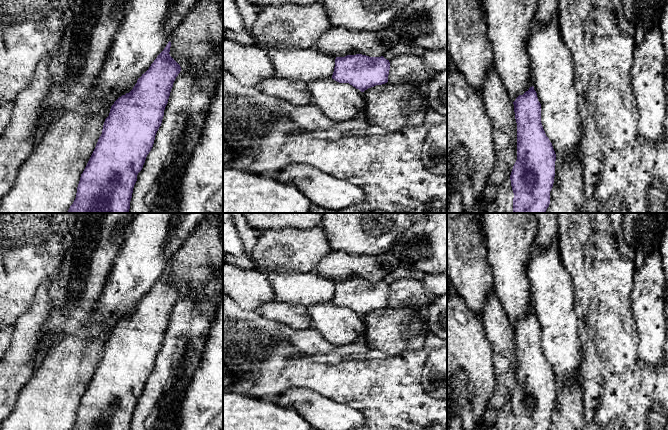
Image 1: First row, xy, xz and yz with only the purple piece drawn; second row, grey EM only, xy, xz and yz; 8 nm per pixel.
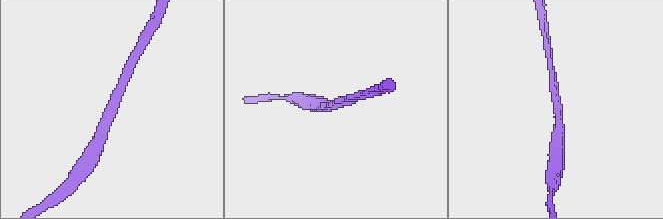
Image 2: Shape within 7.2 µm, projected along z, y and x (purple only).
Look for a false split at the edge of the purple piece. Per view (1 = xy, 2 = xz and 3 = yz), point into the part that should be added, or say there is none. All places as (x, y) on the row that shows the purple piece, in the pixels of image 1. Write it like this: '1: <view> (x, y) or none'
1: none
2: none
3: none

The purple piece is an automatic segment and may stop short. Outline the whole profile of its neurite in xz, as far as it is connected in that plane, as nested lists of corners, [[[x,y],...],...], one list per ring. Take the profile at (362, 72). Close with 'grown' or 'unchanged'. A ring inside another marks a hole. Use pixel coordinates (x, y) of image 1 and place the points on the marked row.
[[[362,54],[336,57],[332,79],[349,83],[361,92],[388,82],[390,62],[381,57]]]; unchanged

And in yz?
[[[530,87],[523,95],[519,95],[513,104],[517,123],[517,160],[510,175],[514,193],[513,213],[546,213],[550,204],[550,191],[554,183],[556,154],[541,123],[541,104],[534,87]]]; unchanged

